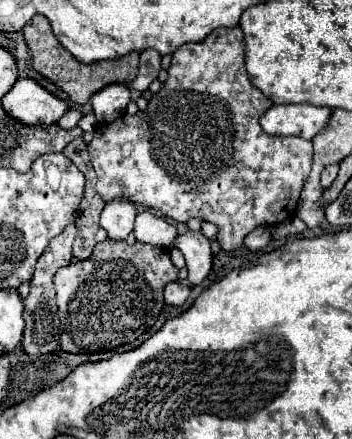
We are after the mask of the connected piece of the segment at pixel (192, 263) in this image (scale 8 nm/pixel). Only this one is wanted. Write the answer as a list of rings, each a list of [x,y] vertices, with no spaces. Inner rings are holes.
[[[184,232],[174,244],[186,258],[190,284],[202,284],[212,268],[210,240],[202,232]]]

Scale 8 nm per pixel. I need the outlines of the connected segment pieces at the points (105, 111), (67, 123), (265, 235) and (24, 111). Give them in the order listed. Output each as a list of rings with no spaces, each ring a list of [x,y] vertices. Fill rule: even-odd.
[[[108,84],[92,96],[92,108],[100,124],[110,124],[126,112],[130,102],[130,90],[126,84]]]
[[[68,110],[60,120],[58,120],[58,124],[60,124],[60,128],[64,128],[64,130],[70,130],[70,128],[74,128],[78,122],[80,122],[80,118],[82,118],[82,112],[78,112],[78,110]]]
[[[260,226],[260,228],[252,230],[252,232],[246,236],[246,240],[244,240],[244,244],[246,244],[250,250],[260,250],[260,248],[264,248],[268,242],[270,242],[270,228],[268,228],[268,226]]]
[[[32,78],[18,80],[2,98],[2,106],[12,118],[24,124],[40,126],[54,124],[68,110],[68,104],[64,100],[50,94]]]

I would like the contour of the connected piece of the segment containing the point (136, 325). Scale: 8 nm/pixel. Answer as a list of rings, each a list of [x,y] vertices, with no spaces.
[[[110,238],[96,244],[90,258],[82,262],[72,262],[60,268],[54,276],[58,318],[62,322],[62,332],[60,332],[62,350],[72,354],[92,354],[92,352],[106,352],[106,350],[120,352],[126,344],[134,342],[156,322],[158,314],[164,308],[162,290],[168,282],[176,282],[176,280],[178,280],[178,268],[172,264],[166,248],[156,248],[142,242],[128,244],[126,240],[110,240]]]

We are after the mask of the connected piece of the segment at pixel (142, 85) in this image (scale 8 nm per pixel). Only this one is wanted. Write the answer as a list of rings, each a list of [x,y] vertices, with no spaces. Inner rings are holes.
[[[144,50],[140,52],[140,70],[138,70],[138,76],[136,80],[132,82],[132,88],[134,90],[148,90],[150,82],[158,78],[158,72],[160,72],[160,62],[162,62],[162,56],[156,52],[156,50]]]

